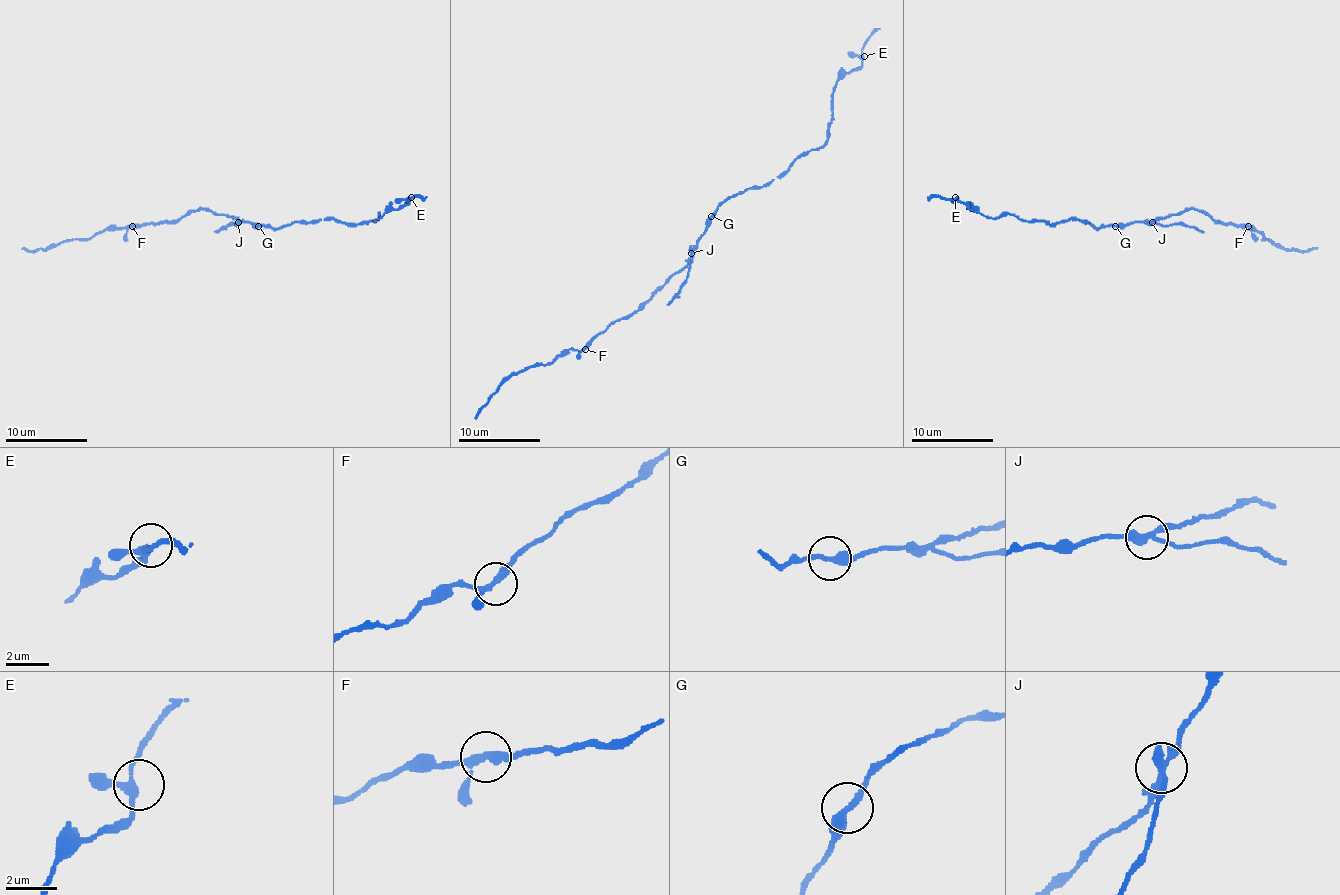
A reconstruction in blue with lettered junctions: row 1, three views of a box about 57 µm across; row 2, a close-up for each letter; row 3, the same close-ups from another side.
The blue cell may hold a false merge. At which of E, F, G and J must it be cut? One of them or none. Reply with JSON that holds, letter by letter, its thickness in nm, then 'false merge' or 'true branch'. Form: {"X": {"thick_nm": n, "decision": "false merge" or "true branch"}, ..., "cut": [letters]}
{"E": {"thick_nm": 240, "decision": "true branch"}, "F": {"thick_nm": 280, "decision": "true branch"}, "G": {"thick_nm": 320, "decision": "true branch"}, "J": {"thick_nm": 280, "decision": "false merge"}, "cut": ["J"]}

